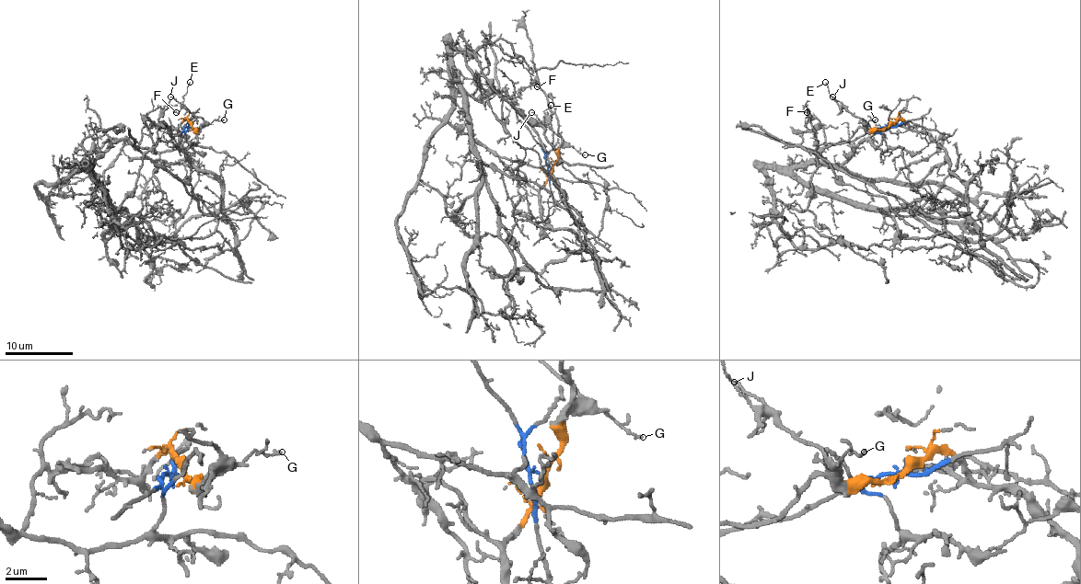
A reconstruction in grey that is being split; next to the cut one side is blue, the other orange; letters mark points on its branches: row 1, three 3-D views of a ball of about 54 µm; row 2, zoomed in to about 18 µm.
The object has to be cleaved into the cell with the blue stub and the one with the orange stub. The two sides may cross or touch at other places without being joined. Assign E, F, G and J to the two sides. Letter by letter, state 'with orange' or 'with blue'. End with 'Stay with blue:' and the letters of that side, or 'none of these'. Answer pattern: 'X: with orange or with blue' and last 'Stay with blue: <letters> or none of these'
E: with orange
F: with blue
G: with orange
J: with orange
Stay with blue: F

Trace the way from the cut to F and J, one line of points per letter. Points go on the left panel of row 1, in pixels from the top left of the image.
F: (190, 126), (154, 148), (159, 116), (169, 108), (177, 112)
J: (190, 126), (199, 130), (203, 121), (169, 97)

